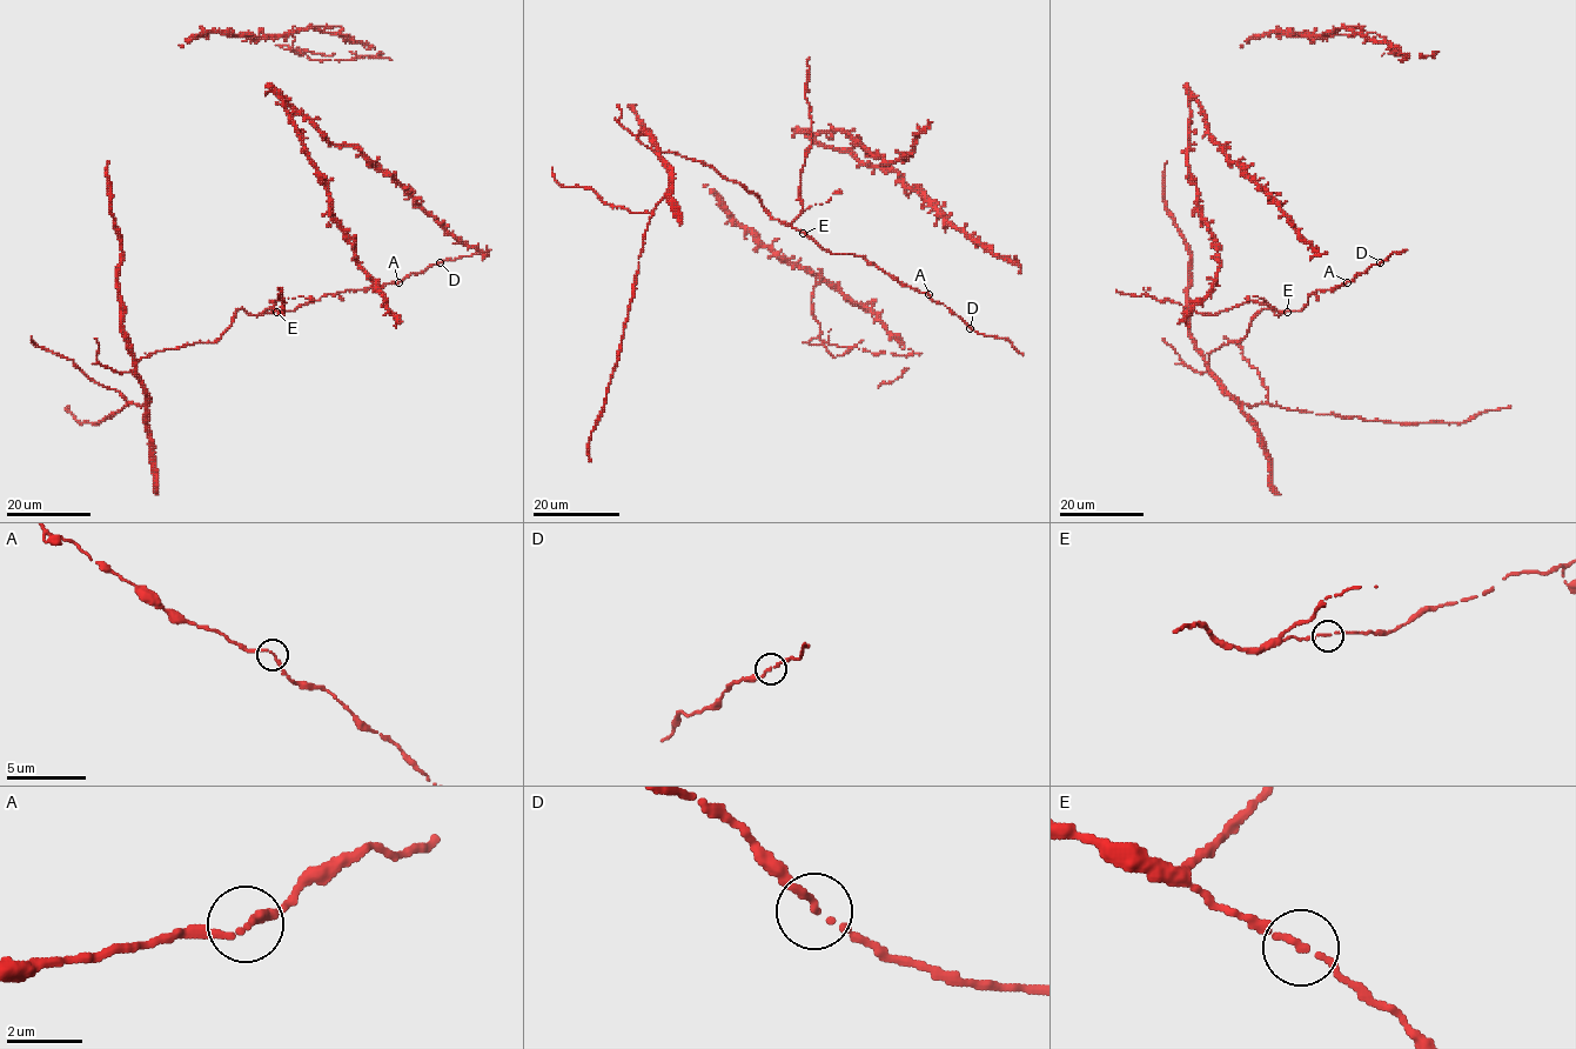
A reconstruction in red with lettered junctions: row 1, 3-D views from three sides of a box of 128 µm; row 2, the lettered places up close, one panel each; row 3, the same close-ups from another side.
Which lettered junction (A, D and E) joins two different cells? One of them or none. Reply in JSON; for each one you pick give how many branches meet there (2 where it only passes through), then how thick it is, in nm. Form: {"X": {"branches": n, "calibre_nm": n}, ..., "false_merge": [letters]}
{"false_merge": []}

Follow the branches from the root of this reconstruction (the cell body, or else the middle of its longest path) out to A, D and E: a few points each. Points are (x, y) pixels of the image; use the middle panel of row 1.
A: (1006, 338), (977, 333), (929, 294)
D: (1006, 338), (986, 336), (971, 328)
E: (1006, 338), (977, 333), (927, 293), (903, 286), (862, 255), (830, 253), (803, 233)

